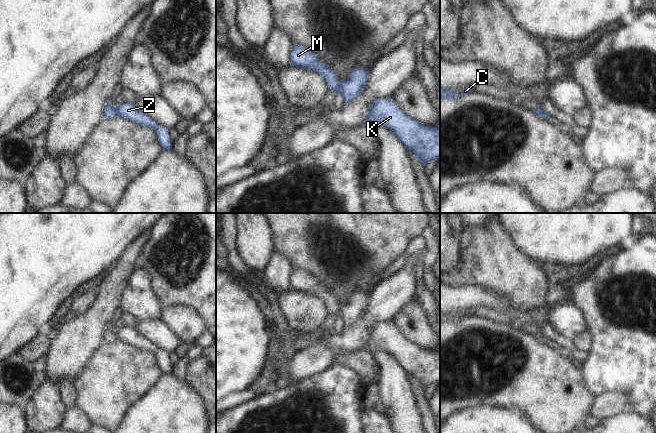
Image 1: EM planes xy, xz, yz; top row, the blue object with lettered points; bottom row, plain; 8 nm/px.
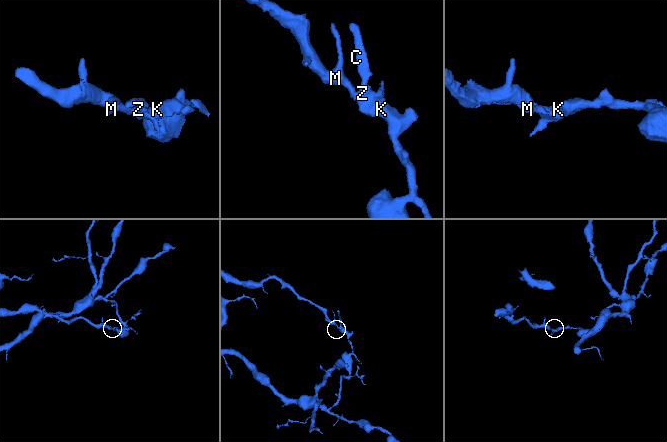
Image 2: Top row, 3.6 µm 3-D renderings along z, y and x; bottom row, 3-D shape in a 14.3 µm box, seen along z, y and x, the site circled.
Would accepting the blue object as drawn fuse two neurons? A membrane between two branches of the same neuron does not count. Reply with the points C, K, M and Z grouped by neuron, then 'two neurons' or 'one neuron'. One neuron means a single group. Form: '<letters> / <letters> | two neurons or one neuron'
C K Z / M | two neurons

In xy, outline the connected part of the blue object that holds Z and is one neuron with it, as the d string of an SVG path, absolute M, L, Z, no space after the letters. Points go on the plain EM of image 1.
M123 327L116 331L117 339L129 345L135 346L139 349L150 351L154 353L158 359L158 364L161 368L162 374L172 373L172 365L168 359L169 353L159 347L153 342L145 338L135 327Z

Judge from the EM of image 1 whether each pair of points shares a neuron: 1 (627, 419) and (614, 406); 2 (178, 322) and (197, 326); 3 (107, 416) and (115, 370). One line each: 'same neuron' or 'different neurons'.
1: different neurons
2: same neuron
3: same neuron

